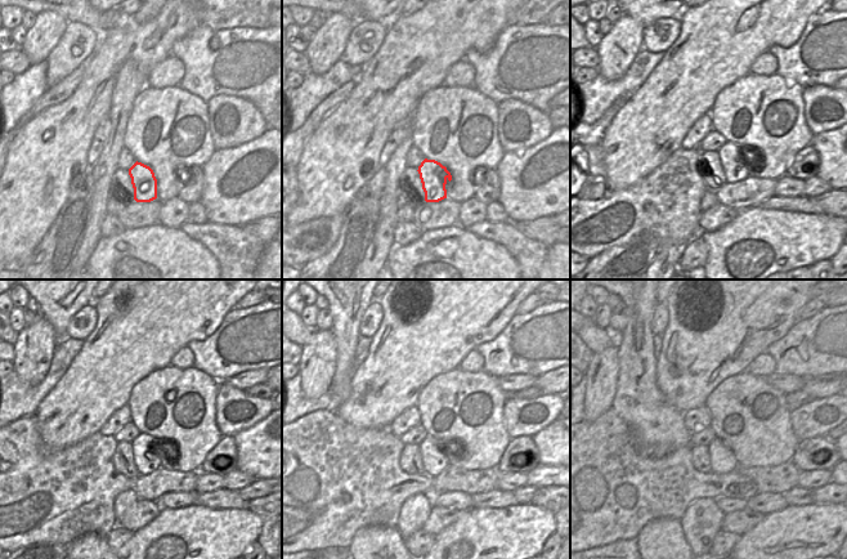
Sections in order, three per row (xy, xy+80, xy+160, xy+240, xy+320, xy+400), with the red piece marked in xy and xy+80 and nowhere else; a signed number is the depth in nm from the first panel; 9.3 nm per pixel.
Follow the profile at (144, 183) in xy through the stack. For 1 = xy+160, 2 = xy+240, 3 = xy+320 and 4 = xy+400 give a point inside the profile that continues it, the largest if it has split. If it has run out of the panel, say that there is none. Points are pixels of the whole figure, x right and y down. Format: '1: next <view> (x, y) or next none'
1: next xy+160 (722, 164)
2: next xy+240 (146, 460)
3: next xy+320 (434, 460)
4: next xy+400 (722, 460)

